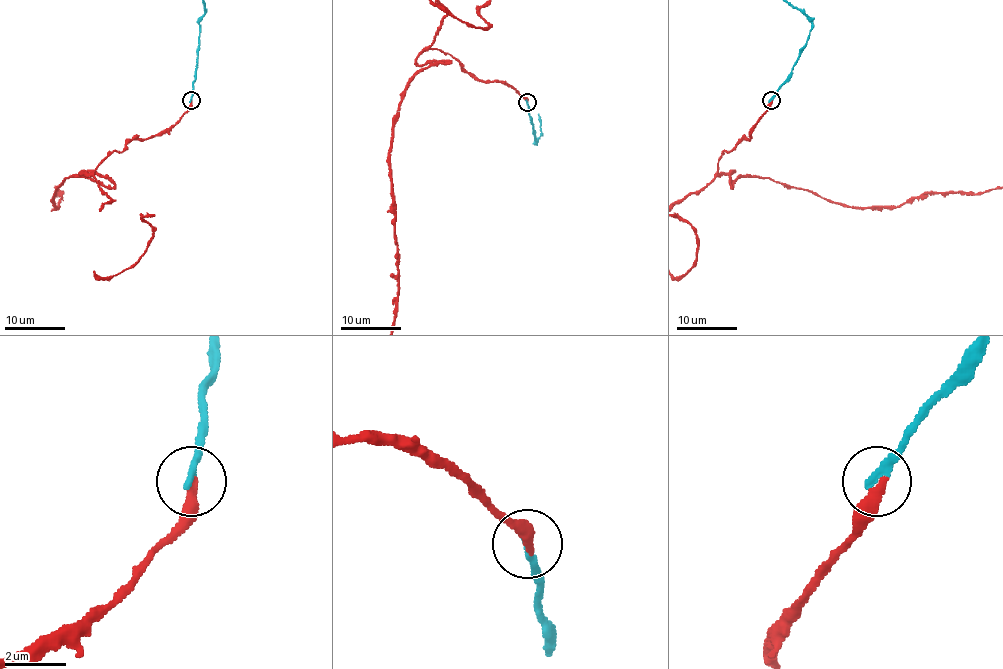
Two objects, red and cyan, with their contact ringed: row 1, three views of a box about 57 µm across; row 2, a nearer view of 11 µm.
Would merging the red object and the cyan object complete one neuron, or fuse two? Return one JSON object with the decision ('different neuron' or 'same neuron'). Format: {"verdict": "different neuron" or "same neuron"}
{"verdict": "different neuron"}

